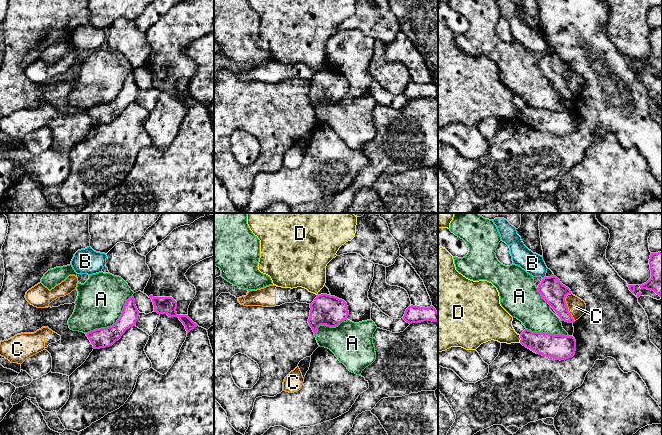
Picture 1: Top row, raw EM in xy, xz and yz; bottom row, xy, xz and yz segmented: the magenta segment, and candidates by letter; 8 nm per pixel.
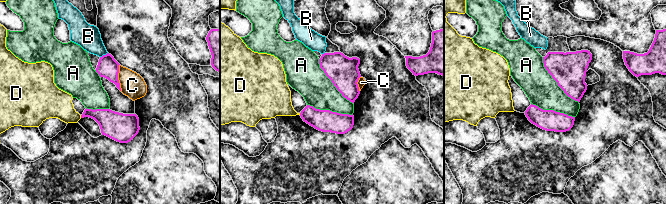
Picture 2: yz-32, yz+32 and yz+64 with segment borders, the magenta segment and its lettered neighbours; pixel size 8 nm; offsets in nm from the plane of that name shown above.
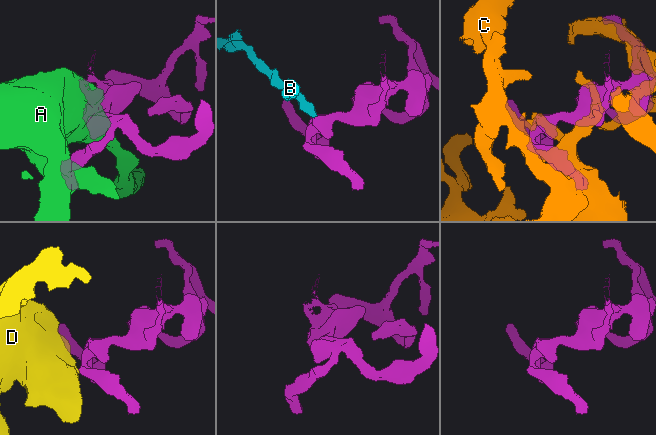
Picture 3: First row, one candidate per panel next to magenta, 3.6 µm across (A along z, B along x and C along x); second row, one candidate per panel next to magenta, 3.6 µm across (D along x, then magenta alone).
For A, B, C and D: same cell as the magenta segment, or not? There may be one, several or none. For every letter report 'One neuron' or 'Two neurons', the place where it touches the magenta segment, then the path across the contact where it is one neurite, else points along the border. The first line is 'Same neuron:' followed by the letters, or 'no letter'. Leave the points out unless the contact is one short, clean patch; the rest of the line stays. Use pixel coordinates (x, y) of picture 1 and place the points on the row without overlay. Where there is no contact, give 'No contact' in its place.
Same neuron: no letter
A: Two neurons. Touches magenta at xy (115, 99)
B: Two neurons. Touches magenta at yz (544, 53). Boundary: yz (545, 52), (543, 54)
C: Two neurons. Touches magenta at yz (566, 82)
D: Two neurons. Touches magenta at yz (521, 115). Boundary: yz (519, 111), (520, 118)

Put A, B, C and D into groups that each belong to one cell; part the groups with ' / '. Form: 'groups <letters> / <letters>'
groups A / B / C / D

